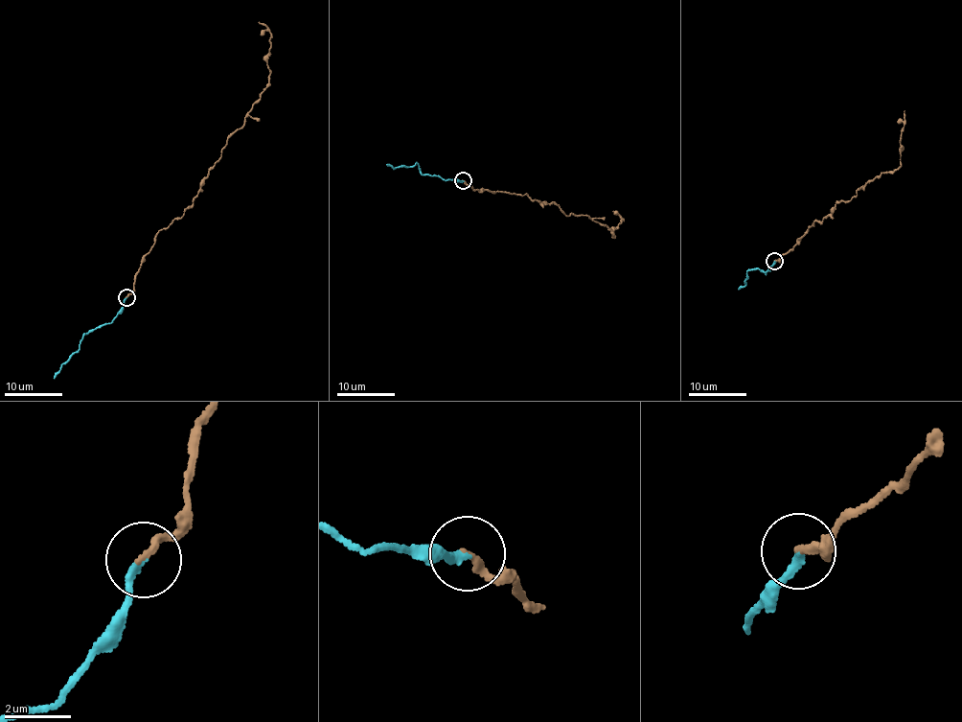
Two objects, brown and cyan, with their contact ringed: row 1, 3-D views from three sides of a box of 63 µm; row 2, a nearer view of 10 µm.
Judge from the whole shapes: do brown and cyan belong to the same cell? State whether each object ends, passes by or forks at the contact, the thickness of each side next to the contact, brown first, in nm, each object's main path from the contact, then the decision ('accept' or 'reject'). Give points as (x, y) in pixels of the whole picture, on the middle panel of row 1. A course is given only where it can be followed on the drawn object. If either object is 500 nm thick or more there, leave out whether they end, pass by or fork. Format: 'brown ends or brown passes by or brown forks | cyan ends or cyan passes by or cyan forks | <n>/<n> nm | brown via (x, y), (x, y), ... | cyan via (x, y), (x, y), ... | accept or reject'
brown ends | cyan ends | 240/220 nm | brown via (464, 180), (472, 189), (526, 194), (569, 216), (589, 216), (607, 226), (613, 237), (623, 218), (613, 210) | cyan via (464, 180), (456, 182), (425, 174), (415, 162), (395, 169), (386, 164) | accept

